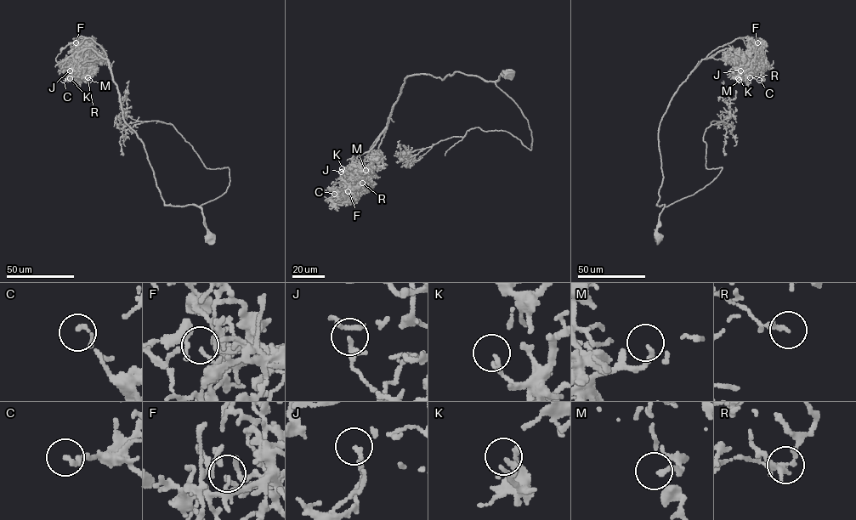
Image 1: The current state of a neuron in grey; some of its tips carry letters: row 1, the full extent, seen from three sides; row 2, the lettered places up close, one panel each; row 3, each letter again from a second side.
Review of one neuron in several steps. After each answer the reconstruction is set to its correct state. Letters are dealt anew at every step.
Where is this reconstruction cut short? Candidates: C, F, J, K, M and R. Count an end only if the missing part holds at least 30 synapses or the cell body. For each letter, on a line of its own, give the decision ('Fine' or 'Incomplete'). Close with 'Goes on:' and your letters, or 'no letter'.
C: Fine
F: Fine
J: Fine
K: Fine
M: Fine
R: Fine
Goes on: no letter

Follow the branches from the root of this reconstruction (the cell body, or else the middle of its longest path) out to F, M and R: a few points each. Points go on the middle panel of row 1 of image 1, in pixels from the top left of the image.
F: (509, 73), (495, 81), (459, 72), (443, 80), (408, 76), (386, 128), (349, 172), (356, 187), (348, 191)
M: (509, 73), (408, 76), (379, 139), (356, 157), (365, 170)
R: (509, 73), (495, 81), (459, 72), (443, 80), (424, 74), (408, 76), (386, 128), (348, 173), (362, 183)

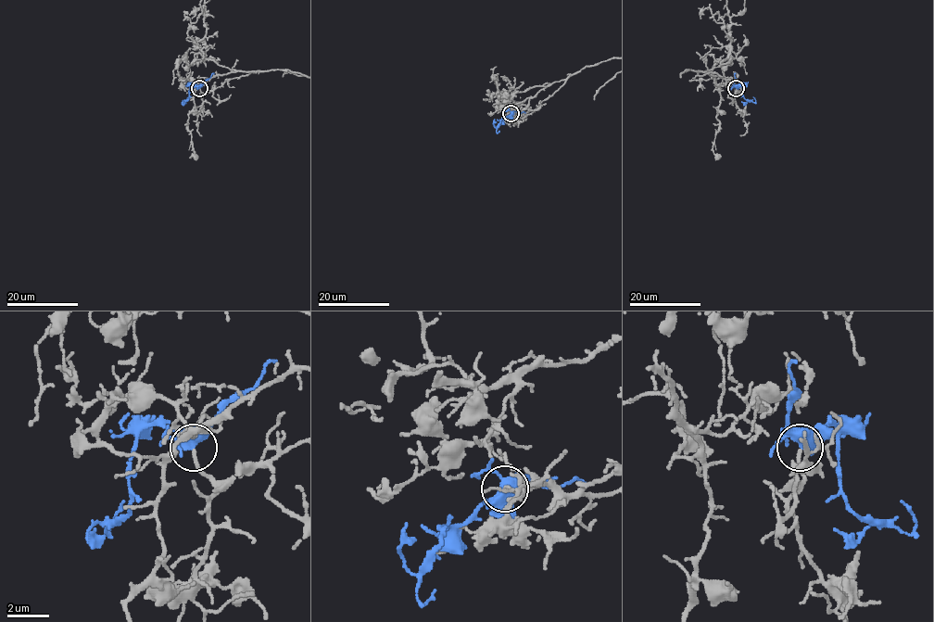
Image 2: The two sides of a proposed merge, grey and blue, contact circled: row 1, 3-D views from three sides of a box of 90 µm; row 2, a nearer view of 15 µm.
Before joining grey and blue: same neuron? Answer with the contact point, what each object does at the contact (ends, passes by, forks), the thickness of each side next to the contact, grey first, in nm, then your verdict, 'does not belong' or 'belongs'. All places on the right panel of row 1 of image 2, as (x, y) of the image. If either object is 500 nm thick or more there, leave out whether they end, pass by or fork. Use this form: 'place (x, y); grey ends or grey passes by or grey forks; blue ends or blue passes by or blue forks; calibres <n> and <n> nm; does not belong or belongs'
place (736, 88); grey ends; blue forks; calibres 160 and 400 nm; belongs

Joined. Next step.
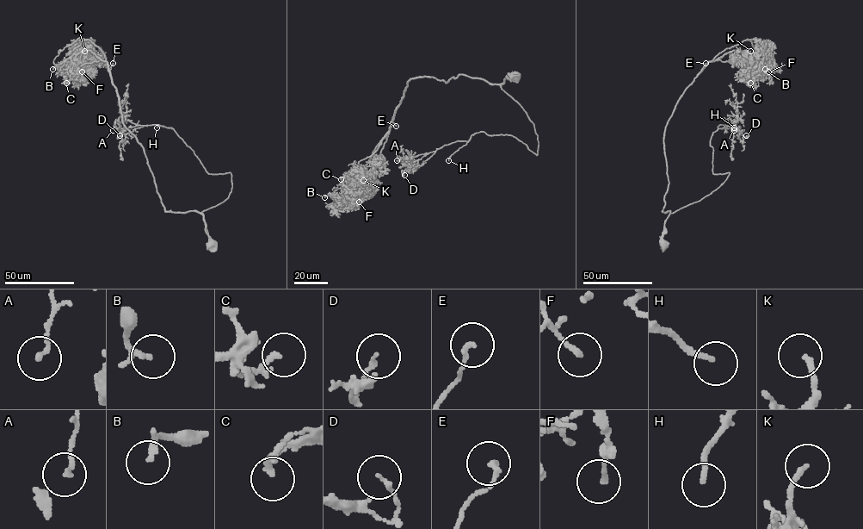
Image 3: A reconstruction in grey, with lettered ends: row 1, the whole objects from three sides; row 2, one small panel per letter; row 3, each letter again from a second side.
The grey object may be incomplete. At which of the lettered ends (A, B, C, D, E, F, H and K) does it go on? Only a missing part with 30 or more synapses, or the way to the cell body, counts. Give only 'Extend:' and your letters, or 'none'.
Extend: B, H

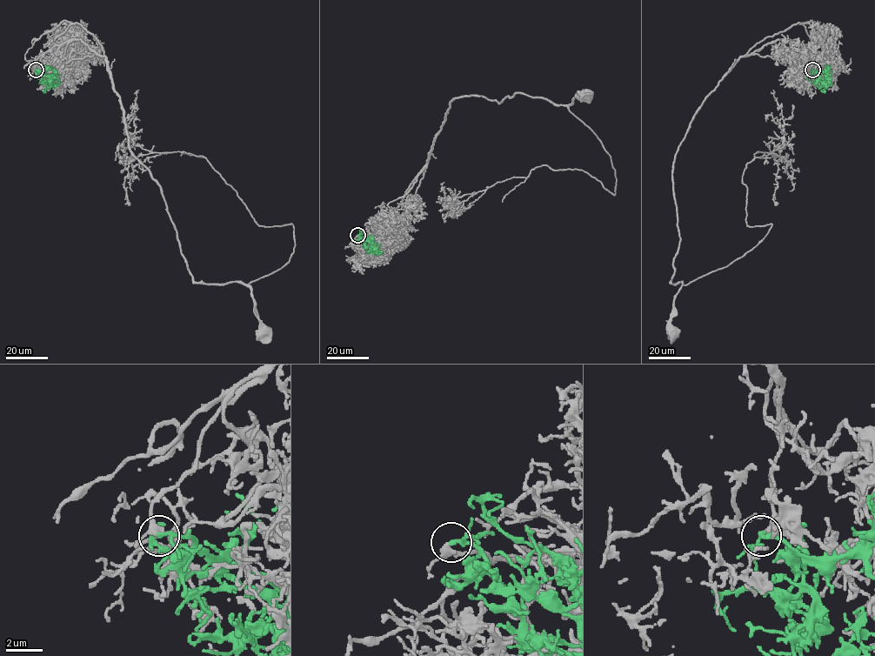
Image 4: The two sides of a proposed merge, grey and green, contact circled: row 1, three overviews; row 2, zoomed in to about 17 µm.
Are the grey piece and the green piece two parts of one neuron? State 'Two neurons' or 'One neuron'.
One neuron

